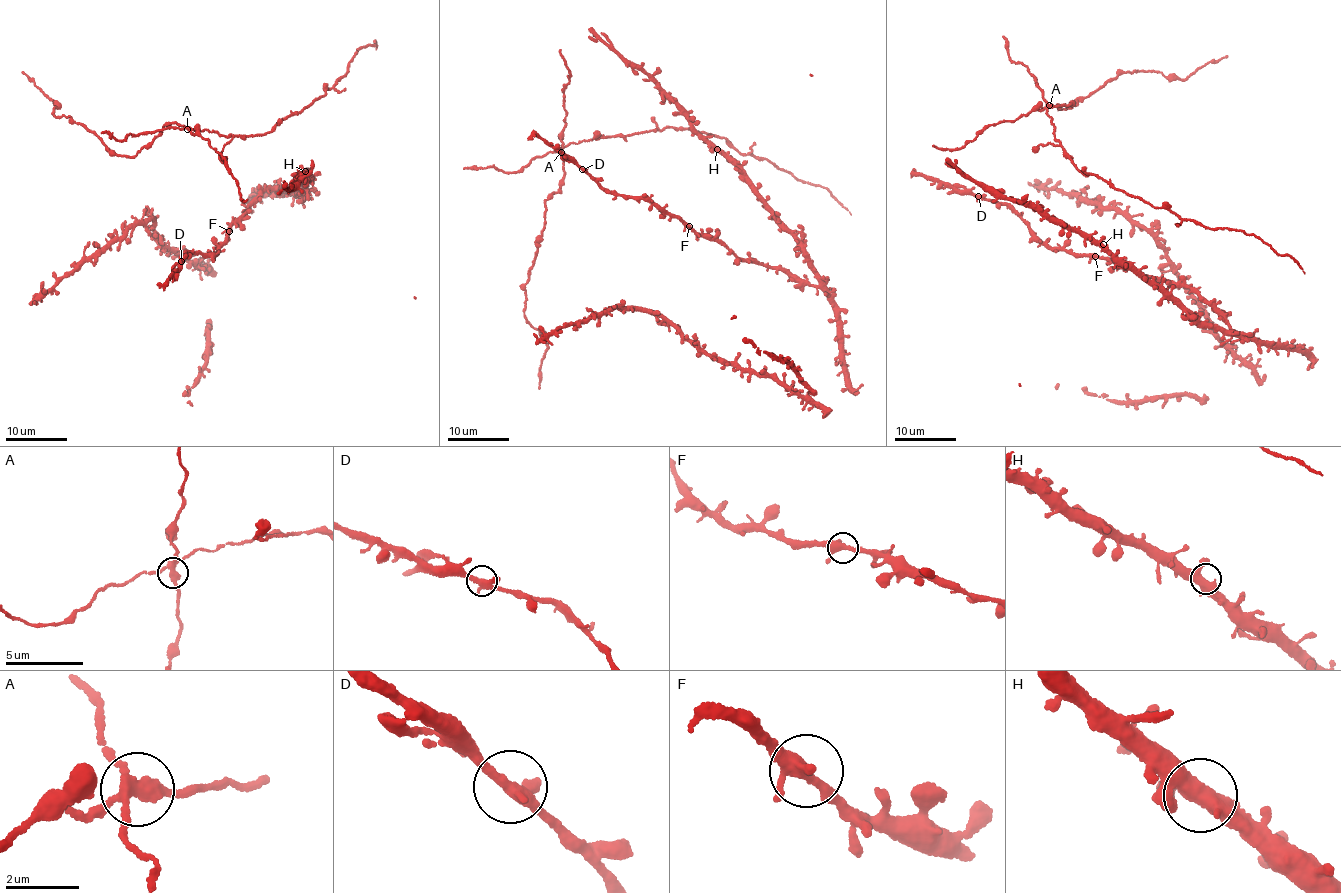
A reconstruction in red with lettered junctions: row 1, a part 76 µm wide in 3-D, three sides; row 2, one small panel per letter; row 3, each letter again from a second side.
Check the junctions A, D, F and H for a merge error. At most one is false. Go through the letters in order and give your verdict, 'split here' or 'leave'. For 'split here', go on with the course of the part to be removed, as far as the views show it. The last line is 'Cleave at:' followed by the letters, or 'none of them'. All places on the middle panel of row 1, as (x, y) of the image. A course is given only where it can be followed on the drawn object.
A: leave
D: leave
F: leave
H: leave
Cleave at: none of them

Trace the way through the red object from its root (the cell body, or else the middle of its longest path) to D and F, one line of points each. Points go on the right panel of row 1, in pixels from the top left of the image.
D: (1099, 246), (1200, 321), (1229, 331), (1224, 316), (1188, 286), (1050, 247), (1005, 204), (978, 196)
F: (1099, 246), (1200, 321), (1229, 331), (1224, 316), (1188, 286), (1147, 278), (1132, 268), (1095, 256)

